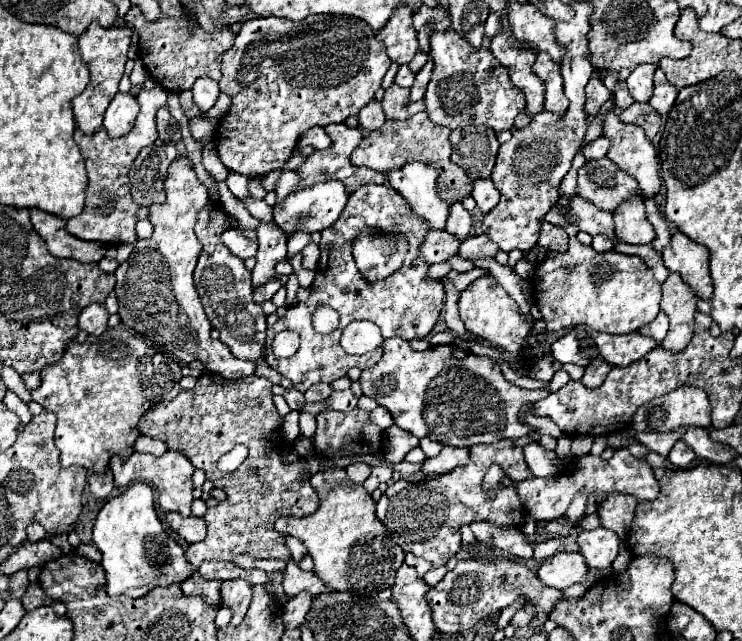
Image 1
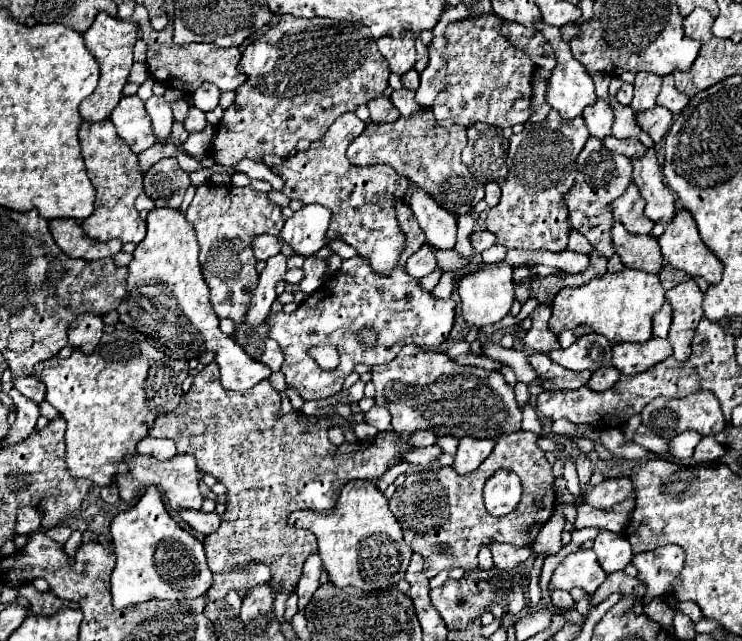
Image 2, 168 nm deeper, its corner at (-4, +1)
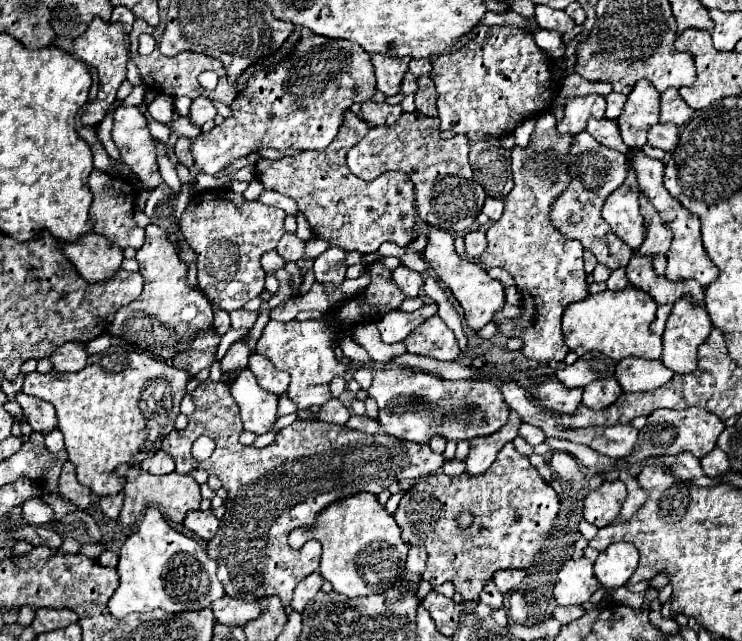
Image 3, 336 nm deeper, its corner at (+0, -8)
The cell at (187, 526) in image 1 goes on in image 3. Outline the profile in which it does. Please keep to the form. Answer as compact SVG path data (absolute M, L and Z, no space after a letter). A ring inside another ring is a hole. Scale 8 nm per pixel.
M194 510L194 512L188 512L188 516L184 518L184 526L204 540L210 540L216 534L218 524L220 524L220 520L210 510L206 510L206 512Z

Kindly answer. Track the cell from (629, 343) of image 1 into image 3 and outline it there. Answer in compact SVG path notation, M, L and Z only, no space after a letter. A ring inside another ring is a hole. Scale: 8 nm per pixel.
M626 358L616 366L616 380L624 392L648 392L670 382L674 372L660 360Z

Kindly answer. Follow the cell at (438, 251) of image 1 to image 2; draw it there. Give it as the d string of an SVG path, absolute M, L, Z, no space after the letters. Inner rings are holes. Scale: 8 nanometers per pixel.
M424 243L408 261L406 261L406 271L416 277L422 279L426 275L430 275L436 269L436 255L434 255L434 247L430 243Z

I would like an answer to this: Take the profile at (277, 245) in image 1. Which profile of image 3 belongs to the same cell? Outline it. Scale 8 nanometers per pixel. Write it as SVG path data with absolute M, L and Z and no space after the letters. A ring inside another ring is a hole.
M244 340L236 342L230 346L230 350L226 352L226 356L222 358L222 374L224 378L230 378L234 376L238 370L244 370L248 368L248 356L250 356L250 348Z

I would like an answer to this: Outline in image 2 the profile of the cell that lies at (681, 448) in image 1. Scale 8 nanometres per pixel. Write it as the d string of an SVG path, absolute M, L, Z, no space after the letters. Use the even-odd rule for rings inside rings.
M702 437L702 441L694 449L692 459L696 463L712 463L712 461L720 459L724 453L726 453L726 449L720 443L716 443L714 437Z

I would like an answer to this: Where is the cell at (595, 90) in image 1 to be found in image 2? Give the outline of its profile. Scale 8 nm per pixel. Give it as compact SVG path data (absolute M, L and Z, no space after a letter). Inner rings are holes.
M596 99L594 105L584 109L582 117L584 117L586 127L592 137L602 139L602 137L610 135L610 125L612 125L614 115L612 115L612 107L610 107L608 99Z

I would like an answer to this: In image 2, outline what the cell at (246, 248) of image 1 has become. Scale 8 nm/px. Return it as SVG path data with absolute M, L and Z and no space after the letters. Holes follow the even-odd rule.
M264 233L264 235L256 235L256 237L252 239L252 249L254 249L254 257L256 257L256 259L266 261L268 257L280 253L280 243L278 243L276 237Z

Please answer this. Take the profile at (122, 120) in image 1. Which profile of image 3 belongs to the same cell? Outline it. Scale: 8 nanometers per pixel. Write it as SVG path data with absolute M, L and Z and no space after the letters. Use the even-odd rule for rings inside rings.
M118 106L114 110L112 140L118 146L122 160L148 190L154 190L162 184L156 162L156 146L150 138L144 114L136 106Z

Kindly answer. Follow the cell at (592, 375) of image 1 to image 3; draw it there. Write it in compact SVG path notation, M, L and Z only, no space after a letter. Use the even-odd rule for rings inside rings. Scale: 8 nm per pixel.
M614 378L612 380L594 380L592 384L588 384L584 388L582 404L592 410L604 410L604 408L612 406L620 394L622 394L622 388Z

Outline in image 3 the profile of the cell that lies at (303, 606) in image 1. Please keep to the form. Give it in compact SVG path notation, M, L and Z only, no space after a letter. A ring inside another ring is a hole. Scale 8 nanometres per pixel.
M314 572L314 574L306 576L306 578L296 586L296 590L294 590L292 608L294 608L296 612L302 612L302 610L304 610L304 606L308 604L308 600L310 600L318 590L320 590L322 582L324 582L324 578L322 578L318 572Z

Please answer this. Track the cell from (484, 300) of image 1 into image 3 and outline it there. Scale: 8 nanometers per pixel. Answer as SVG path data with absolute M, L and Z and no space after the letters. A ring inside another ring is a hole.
M430 228L424 258L434 268L438 278L450 288L450 292L460 302L460 306L464 310L464 316L466 316L466 324L472 330L480 330L482 326L492 322L494 314L504 306L504 286L498 280L490 278L482 266L476 266L474 262L468 262L468 260L460 258L454 250L454 240L448 232L444 232L440 228Z

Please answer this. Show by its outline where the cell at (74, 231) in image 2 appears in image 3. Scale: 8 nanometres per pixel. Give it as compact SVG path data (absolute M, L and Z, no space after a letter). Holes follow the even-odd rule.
M88 232L78 242L64 244L64 254L72 260L78 274L88 284L112 280L124 260L122 248L96 232Z

